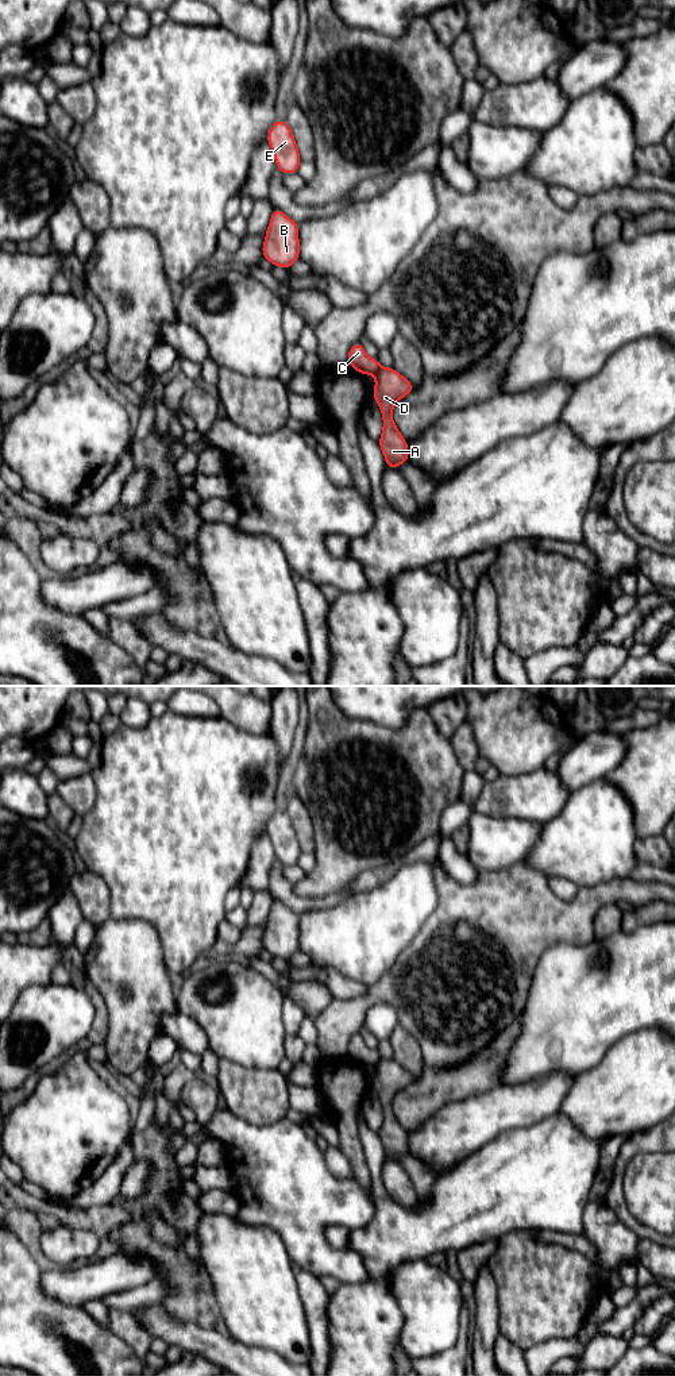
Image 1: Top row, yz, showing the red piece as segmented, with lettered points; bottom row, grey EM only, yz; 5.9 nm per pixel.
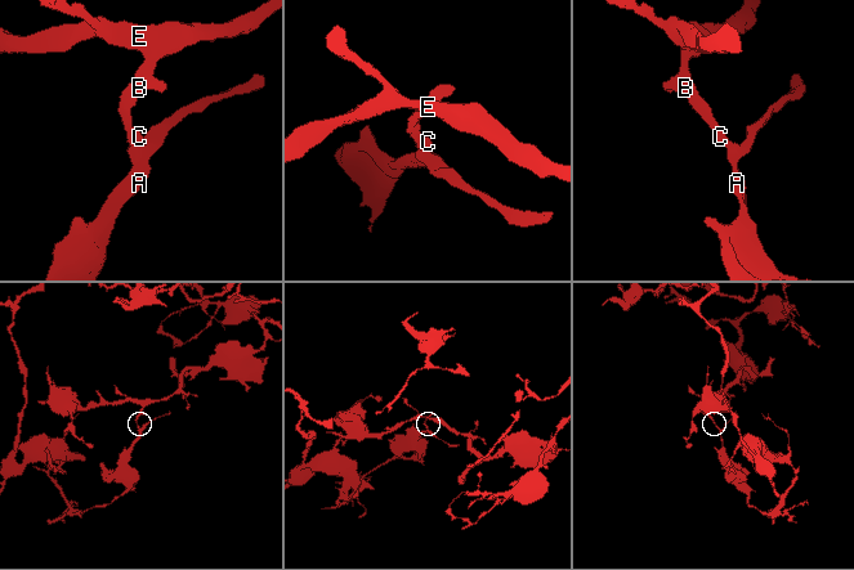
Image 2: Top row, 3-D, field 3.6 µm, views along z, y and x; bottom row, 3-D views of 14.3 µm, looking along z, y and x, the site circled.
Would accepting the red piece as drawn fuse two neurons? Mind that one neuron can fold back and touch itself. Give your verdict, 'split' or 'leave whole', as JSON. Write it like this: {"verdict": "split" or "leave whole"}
{"verdict": "split"}

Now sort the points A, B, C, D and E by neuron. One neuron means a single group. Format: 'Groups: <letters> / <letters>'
Groups: A D / B C E

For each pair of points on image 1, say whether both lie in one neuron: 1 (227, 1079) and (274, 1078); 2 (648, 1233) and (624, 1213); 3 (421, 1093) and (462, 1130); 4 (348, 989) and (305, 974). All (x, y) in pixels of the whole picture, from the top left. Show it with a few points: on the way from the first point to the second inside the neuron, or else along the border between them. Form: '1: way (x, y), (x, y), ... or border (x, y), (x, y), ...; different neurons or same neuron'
1: way (239, 1079), (262, 1079); same neuron
2: way (641, 1230), (629, 1220); same neuron
3: border (469, 1097), (440, 1106), (415, 1129); different neurons
4: way (338, 985), (330, 976), (316, 974); same neuron

